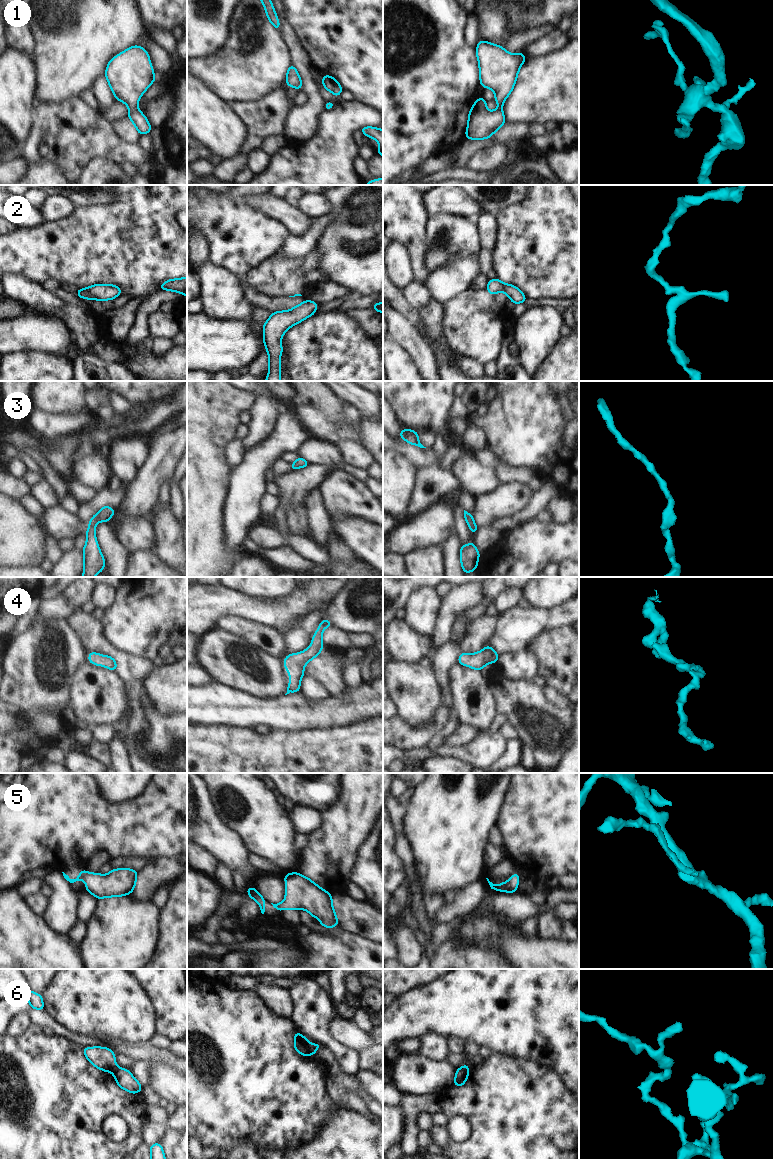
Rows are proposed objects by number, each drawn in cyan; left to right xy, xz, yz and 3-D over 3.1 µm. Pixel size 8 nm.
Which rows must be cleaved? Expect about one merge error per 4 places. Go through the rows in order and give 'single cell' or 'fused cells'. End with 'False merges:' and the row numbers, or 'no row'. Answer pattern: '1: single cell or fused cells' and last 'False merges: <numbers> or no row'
1: single cell
2: single cell
3: single cell
4: single cell
5: single cell
6: fused cells
False merges: 6

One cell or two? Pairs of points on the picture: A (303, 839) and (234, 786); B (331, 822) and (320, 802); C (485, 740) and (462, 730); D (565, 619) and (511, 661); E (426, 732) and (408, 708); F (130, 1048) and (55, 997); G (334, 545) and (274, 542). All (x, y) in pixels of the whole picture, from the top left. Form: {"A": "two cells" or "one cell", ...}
{"A": "two cells", "B": "two cells", "C": "two cells", "D": "two cells", "E": "two cells", "F": "two cells", "G": "two cells"}

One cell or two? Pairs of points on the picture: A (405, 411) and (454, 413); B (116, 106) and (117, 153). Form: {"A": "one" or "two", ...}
{"A": "two", "B": "two"}

